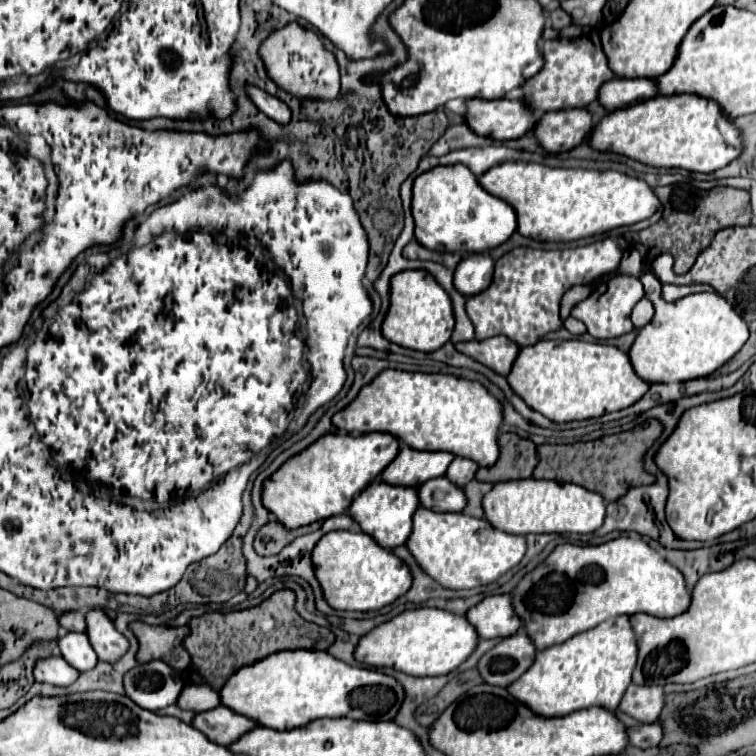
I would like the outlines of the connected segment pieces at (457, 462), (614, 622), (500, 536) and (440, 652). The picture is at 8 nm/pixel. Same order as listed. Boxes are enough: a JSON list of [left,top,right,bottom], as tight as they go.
[[444,457,478,487],[506,617,636,717],[406,507,526,589],[354,609,478,675]]

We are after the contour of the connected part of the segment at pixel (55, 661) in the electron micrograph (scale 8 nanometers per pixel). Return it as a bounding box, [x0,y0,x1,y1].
[34,655,78,687]

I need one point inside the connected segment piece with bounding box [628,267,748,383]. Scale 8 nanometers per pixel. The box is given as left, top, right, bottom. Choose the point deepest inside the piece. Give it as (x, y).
(688, 339)

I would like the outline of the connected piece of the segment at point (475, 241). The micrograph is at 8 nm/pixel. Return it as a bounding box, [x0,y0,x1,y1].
[412,165,516,253]

